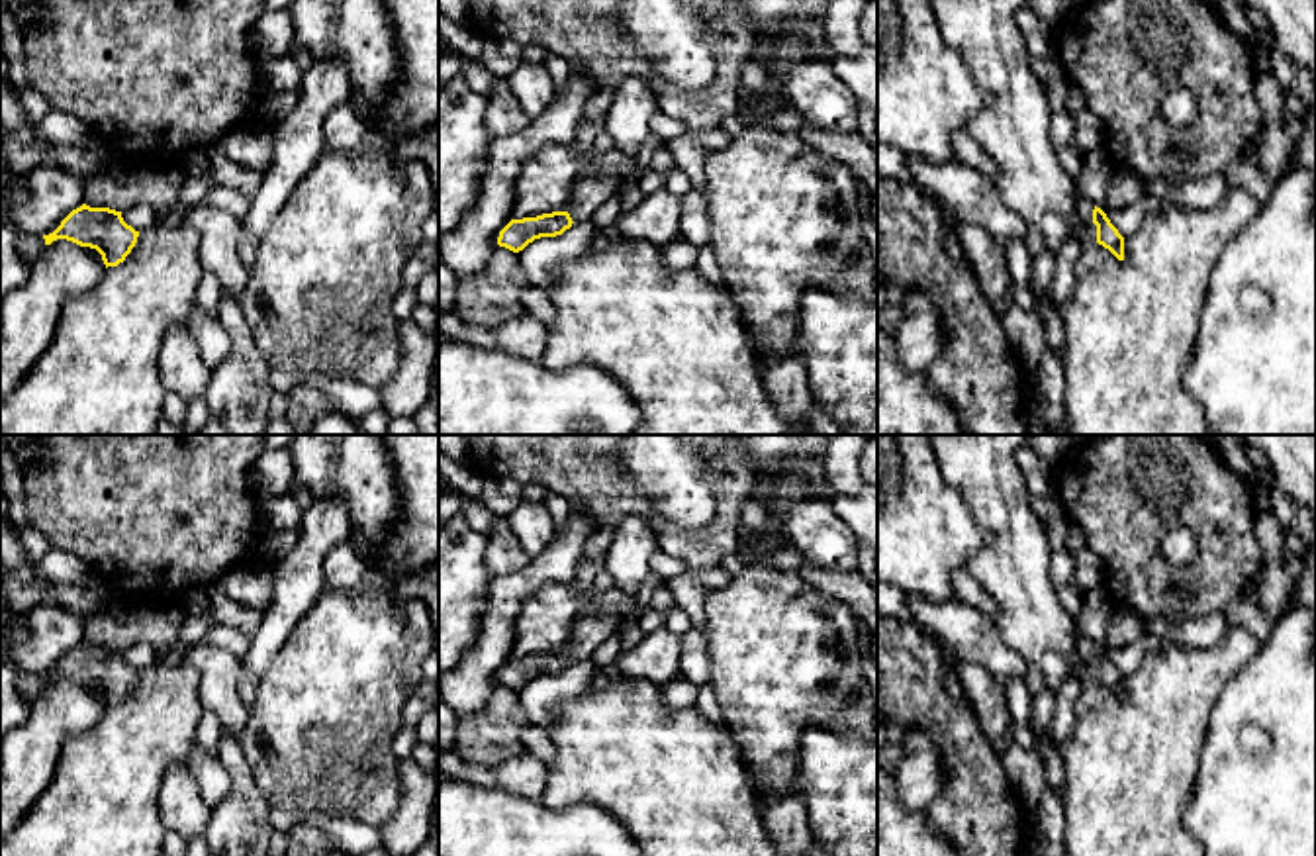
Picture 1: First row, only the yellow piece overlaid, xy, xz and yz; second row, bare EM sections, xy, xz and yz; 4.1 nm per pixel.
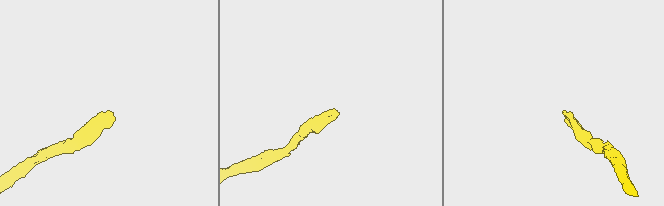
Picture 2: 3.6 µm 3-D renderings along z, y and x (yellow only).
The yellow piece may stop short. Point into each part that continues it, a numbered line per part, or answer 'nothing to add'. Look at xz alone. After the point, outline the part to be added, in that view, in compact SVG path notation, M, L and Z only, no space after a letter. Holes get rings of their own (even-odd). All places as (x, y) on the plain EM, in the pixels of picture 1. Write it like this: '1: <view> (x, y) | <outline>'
1: xz (588, 631) | M593 609L591 613L578 615L568 639L568 652L572 660L588 660L593 650L611 635L617 635L623 615Z

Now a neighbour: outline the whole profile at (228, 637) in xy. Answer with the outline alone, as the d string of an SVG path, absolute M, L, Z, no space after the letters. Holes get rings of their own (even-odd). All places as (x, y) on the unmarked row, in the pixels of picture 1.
M213 625L200 642L229 650L241 660L251 646L251 637L235 625Z

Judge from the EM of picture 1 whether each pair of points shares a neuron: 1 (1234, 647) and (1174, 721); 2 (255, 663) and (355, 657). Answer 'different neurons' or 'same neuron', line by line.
1: same neuron
2: different neurons

